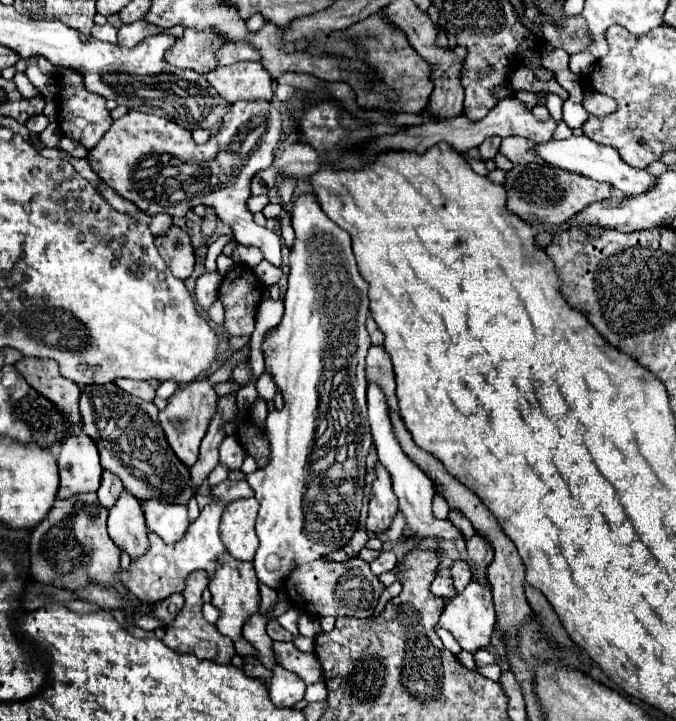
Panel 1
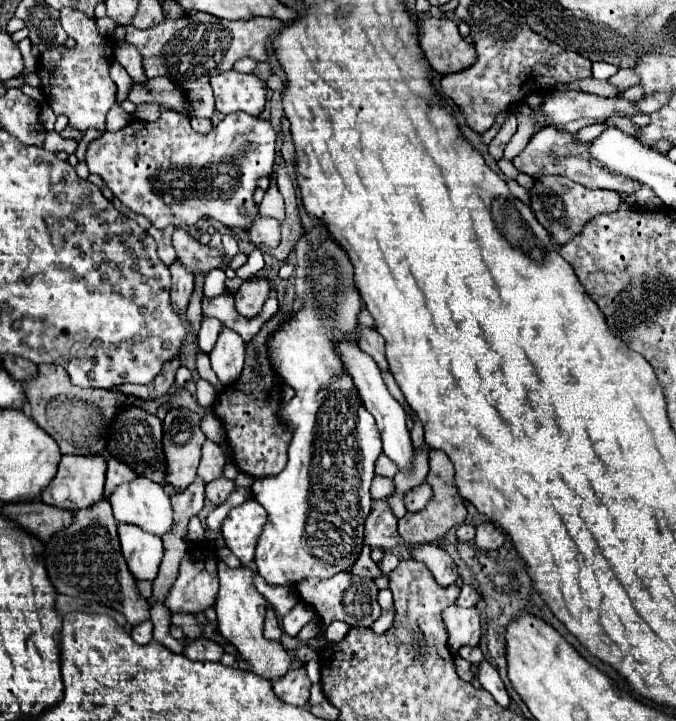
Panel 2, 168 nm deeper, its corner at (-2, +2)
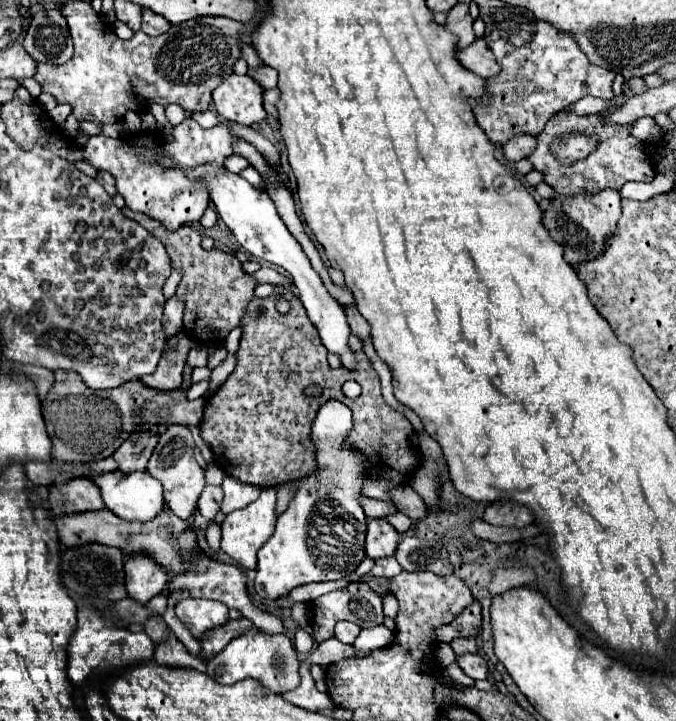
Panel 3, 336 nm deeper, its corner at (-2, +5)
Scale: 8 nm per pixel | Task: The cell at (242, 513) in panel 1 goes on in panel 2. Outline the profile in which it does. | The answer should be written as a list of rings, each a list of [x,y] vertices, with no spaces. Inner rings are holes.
[[[247,499],[243,505],[229,511],[223,521],[225,545],[239,557],[243,565],[251,565],[255,557],[255,545],[261,535],[267,513],[257,499]]]

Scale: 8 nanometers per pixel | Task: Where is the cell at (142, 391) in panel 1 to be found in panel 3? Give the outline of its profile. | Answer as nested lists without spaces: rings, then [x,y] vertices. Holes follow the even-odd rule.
[[[177,334],[167,340],[159,366],[153,374],[143,376],[141,382],[155,390],[177,390],[181,388],[181,372],[191,350],[191,340],[185,334]]]

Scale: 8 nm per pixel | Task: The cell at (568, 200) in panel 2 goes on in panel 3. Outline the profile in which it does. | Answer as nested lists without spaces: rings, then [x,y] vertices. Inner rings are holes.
[[[603,190],[595,196],[555,196],[551,200],[551,208],[543,216],[543,224],[551,232],[551,238],[559,242],[563,248],[563,256],[571,266],[581,262],[595,260],[605,248],[607,236],[611,236],[617,228],[617,220],[621,216],[621,196],[617,190]]]

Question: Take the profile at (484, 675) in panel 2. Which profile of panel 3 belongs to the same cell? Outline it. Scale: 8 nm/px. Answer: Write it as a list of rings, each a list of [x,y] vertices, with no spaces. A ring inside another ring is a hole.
[[[463,654],[457,656],[457,666],[471,676],[473,680],[483,680],[487,674],[487,662],[479,654]]]

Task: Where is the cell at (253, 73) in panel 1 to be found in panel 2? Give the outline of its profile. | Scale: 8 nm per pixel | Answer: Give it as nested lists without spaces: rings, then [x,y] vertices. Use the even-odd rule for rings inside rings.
[[[235,69],[213,75],[211,87],[215,95],[215,109],[223,115],[245,111],[249,115],[261,115],[267,101],[267,87],[255,73],[239,73]]]

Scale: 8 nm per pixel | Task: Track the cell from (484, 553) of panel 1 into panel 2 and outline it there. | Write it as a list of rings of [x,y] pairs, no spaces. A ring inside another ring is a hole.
[[[483,523],[477,527],[475,545],[485,551],[497,550],[503,545],[503,533],[493,523]]]

